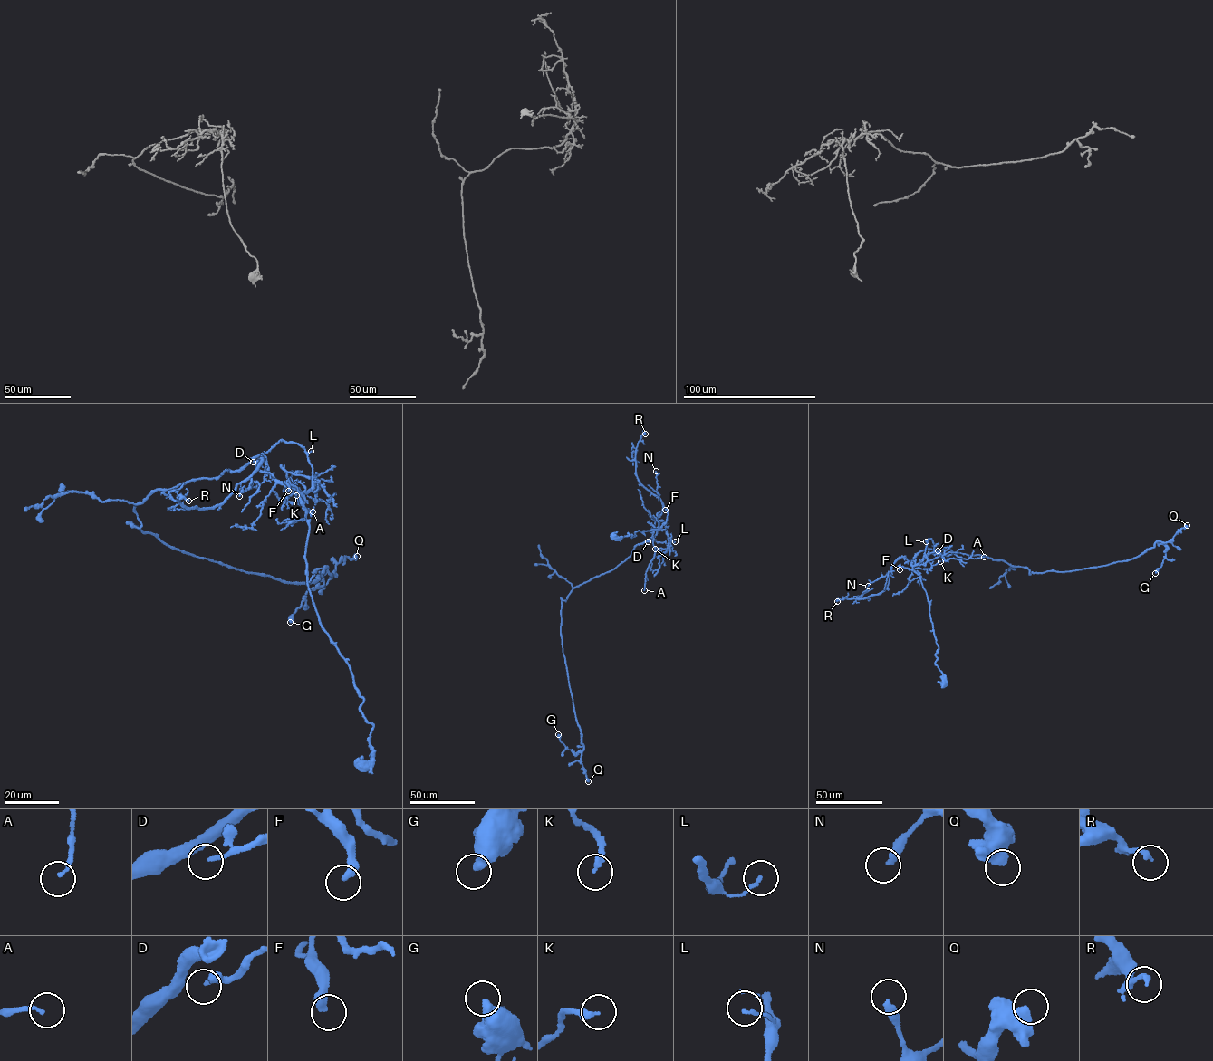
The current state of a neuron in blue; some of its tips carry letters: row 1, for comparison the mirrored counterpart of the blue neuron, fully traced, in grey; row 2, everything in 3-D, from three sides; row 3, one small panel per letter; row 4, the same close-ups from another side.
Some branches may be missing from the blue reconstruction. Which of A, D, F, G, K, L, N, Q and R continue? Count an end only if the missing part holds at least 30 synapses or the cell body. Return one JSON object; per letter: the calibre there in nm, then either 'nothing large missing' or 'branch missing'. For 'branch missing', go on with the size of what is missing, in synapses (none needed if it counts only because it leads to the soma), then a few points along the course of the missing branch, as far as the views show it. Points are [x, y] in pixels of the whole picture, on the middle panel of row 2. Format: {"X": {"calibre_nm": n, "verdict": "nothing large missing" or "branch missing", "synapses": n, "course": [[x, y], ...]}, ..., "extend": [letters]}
{"A": {"calibre_nm": 150, "verdict": "nothing large missing"}, "D": {"calibre_nm": 150, "verdict": "nothing large missing"}, "F": {"calibre_nm": 400, "verdict": "nothing large missing"}, "G": {"calibre_nm": 500, "verdict": "nothing large missing"}, "K": {"calibre_nm": 240, "verdict": "nothing large missing"}, "L": {"calibre_nm": 120, "verdict": "nothing large missing"}, "N": {"calibre_nm": 300, "verdict": "nothing large missing"}, "Q": {"calibre_nm": 550, "verdict": "nothing large missing"}, "R": {"calibre_nm": 170, "verdict": "nothing large missing"}, "extend": []}

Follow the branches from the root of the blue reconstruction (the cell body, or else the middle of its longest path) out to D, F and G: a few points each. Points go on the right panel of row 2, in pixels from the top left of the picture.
D: (943, 683), (943, 674), (935, 664), (938, 647), (928, 595), (912, 568), (922, 559), (928, 539), (938, 550)
F: (943, 683), (943, 674), (935, 664), (938, 647), (926, 591), (920, 576), (914, 570), (900, 565), (900, 569)
G: (943, 683), (911, 565), (922, 550), (1030, 574), (1131, 559), (1160, 541), (1168, 548), (1155, 573)

